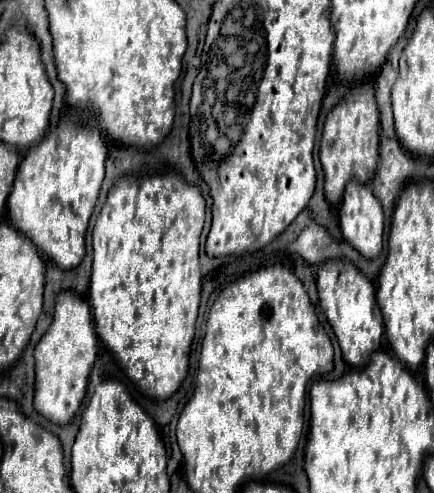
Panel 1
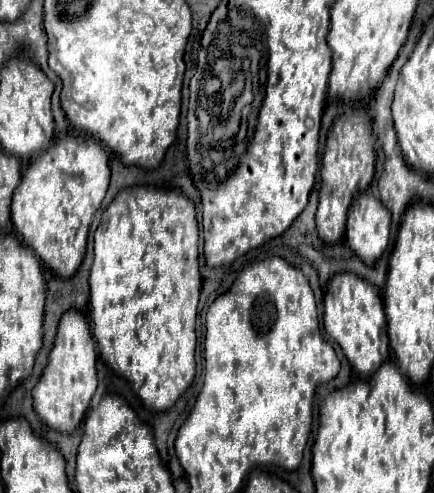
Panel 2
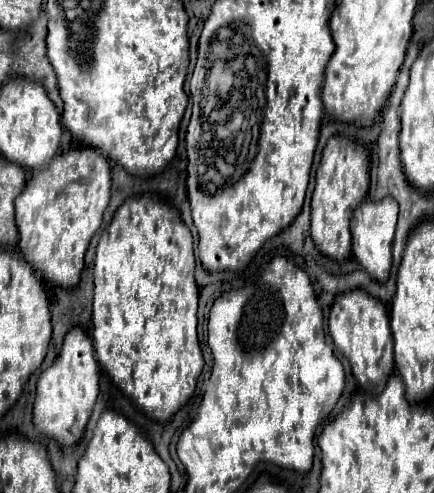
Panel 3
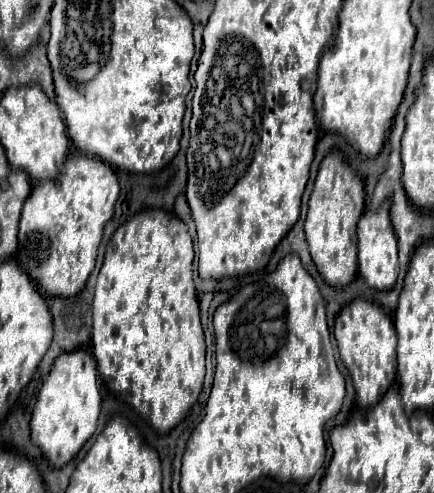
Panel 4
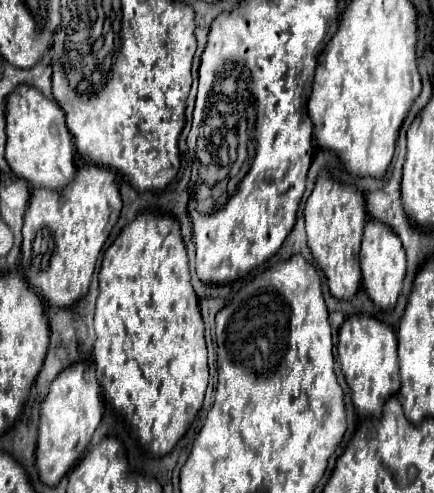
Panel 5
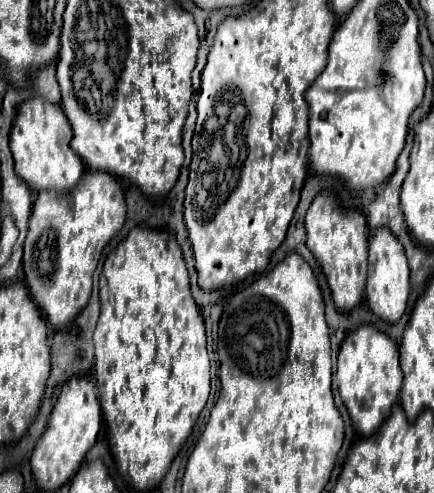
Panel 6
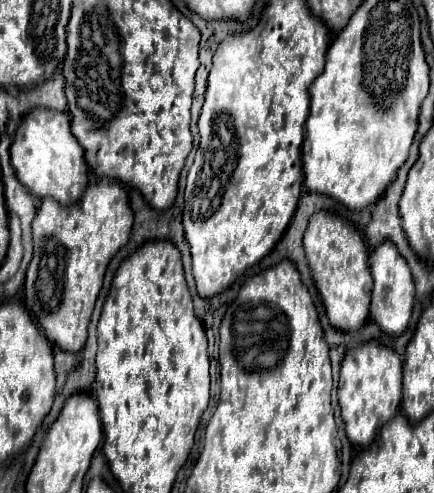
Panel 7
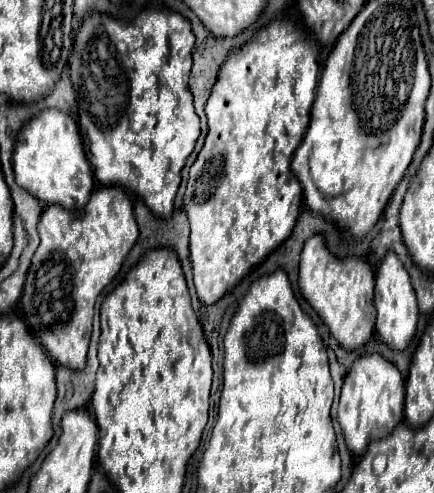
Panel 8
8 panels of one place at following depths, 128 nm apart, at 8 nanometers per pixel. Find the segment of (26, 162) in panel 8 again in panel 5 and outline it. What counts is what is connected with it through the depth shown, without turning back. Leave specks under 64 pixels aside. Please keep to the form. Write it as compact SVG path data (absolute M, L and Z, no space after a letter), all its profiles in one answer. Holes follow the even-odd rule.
M22 84L8 98L8 116L6 116L6 160L10 168L30 182L30 186L60 190L74 180L74 140L66 128L64 112L60 104L48 100L40 90Z

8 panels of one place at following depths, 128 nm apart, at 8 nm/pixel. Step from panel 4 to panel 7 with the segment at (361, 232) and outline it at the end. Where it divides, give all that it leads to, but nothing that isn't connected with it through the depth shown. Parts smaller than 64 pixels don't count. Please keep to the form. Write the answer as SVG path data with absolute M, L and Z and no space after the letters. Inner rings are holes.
M380 244L380 248L376 248L376 252L370 256L370 272L374 278L370 318L390 336L404 334L414 308L414 282L412 274L408 272L408 264L404 264L404 258L400 252L396 252L396 248L392 248L392 244Z

